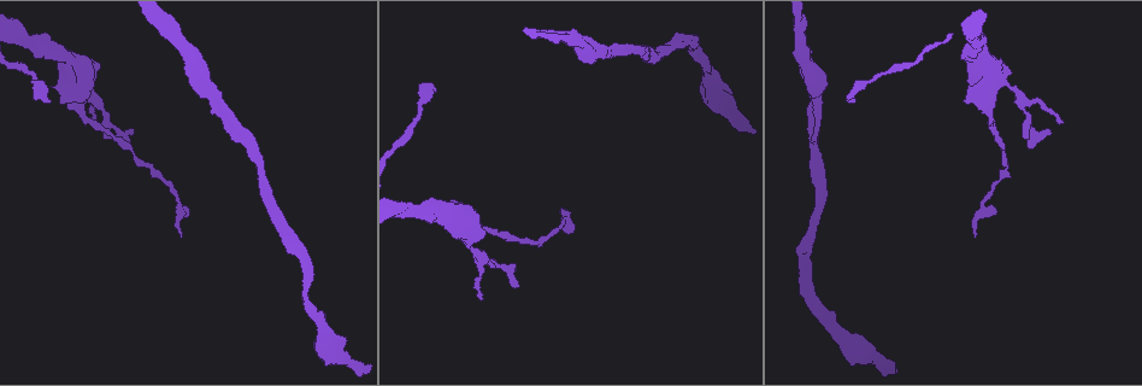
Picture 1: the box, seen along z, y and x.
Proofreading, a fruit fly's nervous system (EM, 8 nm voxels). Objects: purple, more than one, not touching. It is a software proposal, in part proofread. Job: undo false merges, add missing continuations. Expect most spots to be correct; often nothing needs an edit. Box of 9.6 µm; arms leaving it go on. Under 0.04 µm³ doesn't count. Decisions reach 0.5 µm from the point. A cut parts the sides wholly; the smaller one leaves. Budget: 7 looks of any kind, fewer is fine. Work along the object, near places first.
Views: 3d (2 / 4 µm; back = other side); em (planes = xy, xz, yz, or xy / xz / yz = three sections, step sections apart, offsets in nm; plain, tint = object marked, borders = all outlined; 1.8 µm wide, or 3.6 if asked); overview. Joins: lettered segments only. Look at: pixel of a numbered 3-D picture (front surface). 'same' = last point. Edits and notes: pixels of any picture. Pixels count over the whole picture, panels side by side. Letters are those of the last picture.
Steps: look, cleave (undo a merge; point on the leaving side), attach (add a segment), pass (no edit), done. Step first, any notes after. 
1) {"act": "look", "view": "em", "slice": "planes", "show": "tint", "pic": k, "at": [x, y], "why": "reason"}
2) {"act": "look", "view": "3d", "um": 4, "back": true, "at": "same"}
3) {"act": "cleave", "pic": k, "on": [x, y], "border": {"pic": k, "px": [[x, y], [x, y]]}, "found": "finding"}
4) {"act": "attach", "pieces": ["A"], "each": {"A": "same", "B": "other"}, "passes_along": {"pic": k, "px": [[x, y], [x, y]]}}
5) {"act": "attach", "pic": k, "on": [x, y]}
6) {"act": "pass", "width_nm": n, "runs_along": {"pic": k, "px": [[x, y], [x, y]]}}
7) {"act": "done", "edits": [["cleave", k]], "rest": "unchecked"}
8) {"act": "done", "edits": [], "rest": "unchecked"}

{"act": "look", "view": "em", "slice": "planes", "show": "borders", "pic": 1, "at": [976, 235], "why": "branch stops here"}

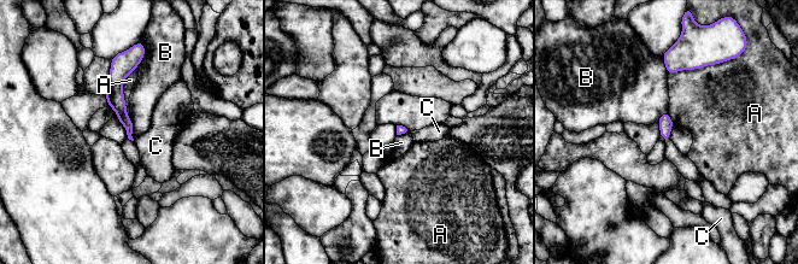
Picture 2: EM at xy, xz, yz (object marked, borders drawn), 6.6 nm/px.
{"act": "pass", "each": {"A": "other", "B": "other", "C": "other"}, "runs_along": {"pic": 2, "px": [[123, 62], [116, 101], [129, 130]]}, "found": "no lettered segment goes on from it"}

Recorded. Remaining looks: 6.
{"act": "look", "view": "em", "slice": "yz", "step": 8, "show": "tint", "pic": 1, "at": [515, 285]}

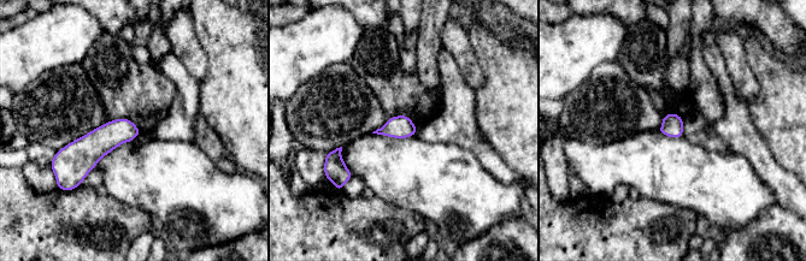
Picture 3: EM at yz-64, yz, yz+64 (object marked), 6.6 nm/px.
{"act": "look", "view": "em", "slice": "planes", "show": "borders", "at": "same"}

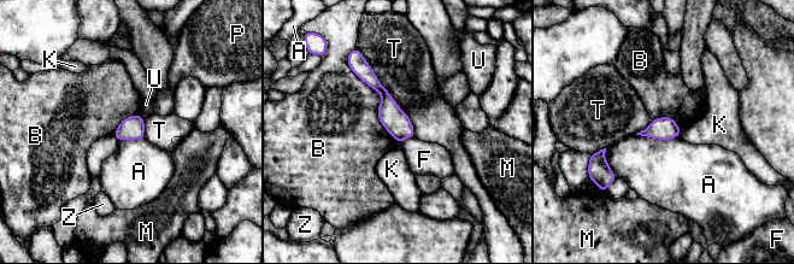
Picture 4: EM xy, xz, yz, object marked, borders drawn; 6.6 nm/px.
{"act": "pass", "width_nm": 160, "each": {"A": "other", "B": "other", "F": "other", "K": "other", "M": "other", "P": "other", "T": "other", "U": "other", "Z": "other"}, "runs_along": {"pic": 4, "px": [[360, 68], [410, 134]]}, "found": "none of them fits"}

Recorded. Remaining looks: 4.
{"act": "look", "view": "em", "slice": "planes", "show": "borders", "pic": 1, "at": [49, 86], "why": "thick end"}

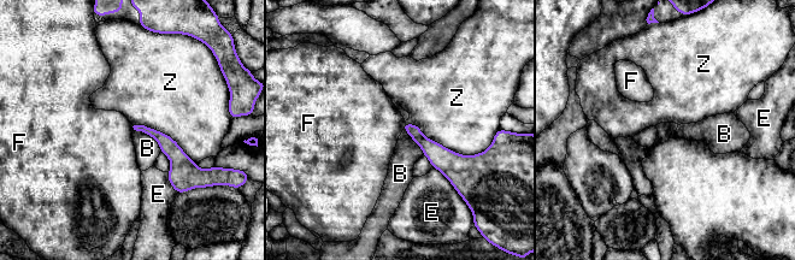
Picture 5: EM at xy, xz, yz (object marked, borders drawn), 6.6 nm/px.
{"act": "pass", "each": {"B": "other", "E": "other", "F": "other", "Z": "other"}, "border": {"pic": 5, "px": [[405, 123], [401, 129]]}, "found": "no lettered segment goes on from it"}

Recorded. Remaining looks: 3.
{"act": "done", "edits": [], "rest": "unchecked"}

